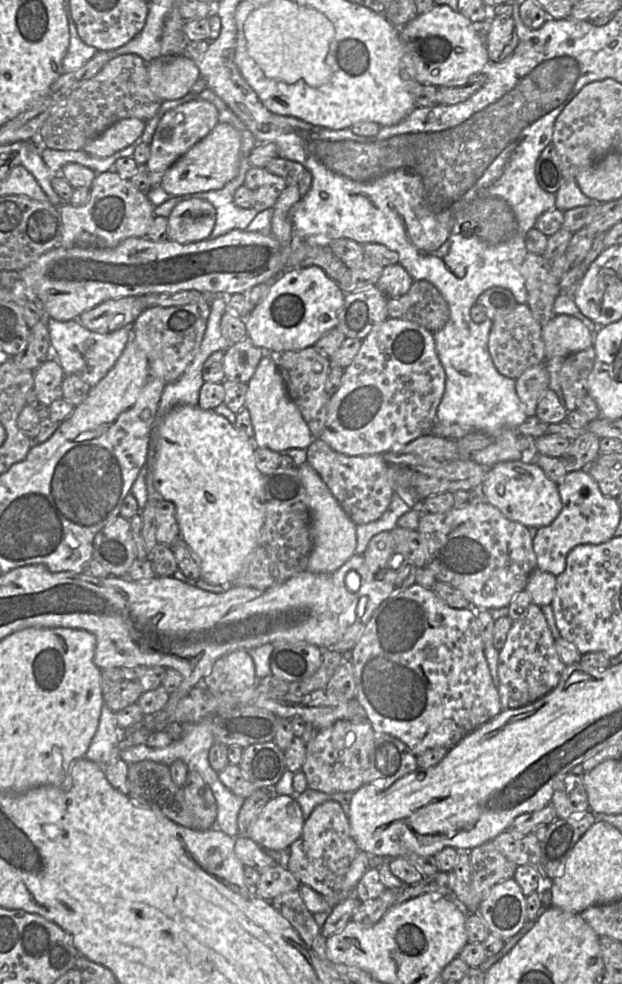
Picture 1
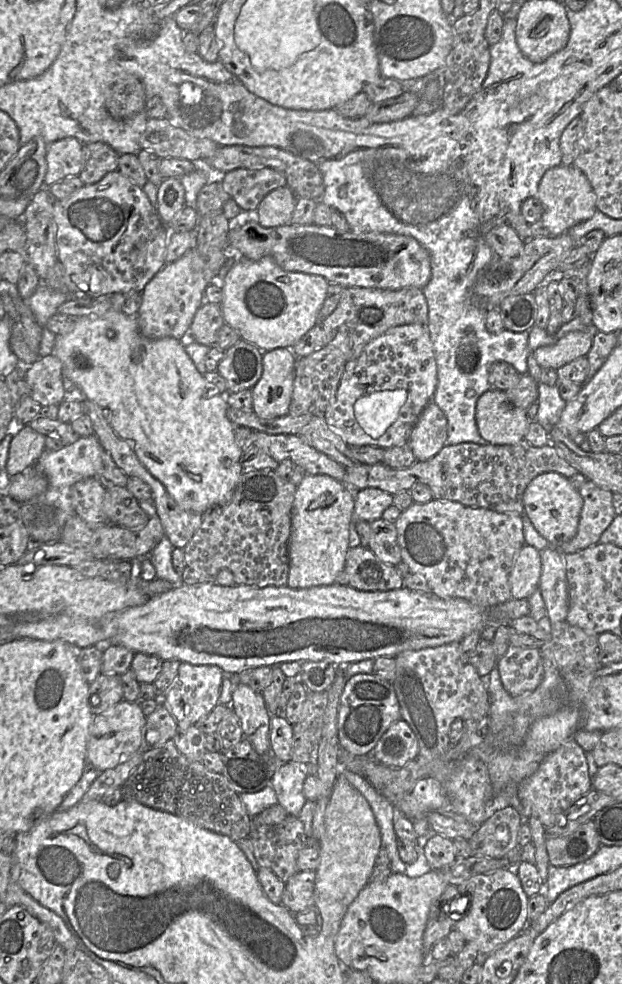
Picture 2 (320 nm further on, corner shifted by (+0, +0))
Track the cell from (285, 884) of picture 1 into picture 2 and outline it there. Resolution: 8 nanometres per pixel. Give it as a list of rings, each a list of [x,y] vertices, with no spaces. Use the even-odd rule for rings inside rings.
[[[301,871],[285,883],[281,904],[292,913],[315,910],[315,872]]]

